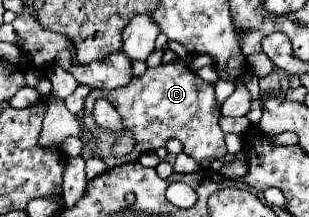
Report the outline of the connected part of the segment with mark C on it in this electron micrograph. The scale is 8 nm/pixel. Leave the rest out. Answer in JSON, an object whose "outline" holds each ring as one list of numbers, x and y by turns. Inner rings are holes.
{"outline":[[183,62,161,64,157,68,149,68,143,78,133,78,125,88,103,92,103,96,115,106,121,114,125,128,135,134,135,150,121,158,111,156,107,150,103,161,109,169,122,164,138,161,141,154,155,152,165,146,171,138,181,140,183,152,197,160,203,168,205,164,227,154,223,142,223,130,219,128,219,104,215,100,213,86,203,82,197,74,193,74]]}

